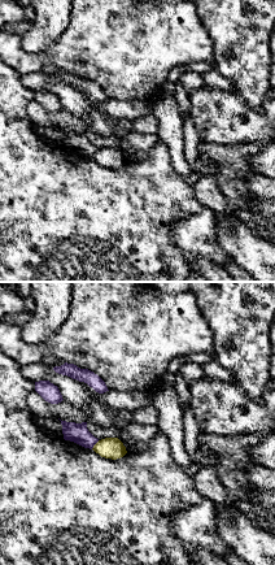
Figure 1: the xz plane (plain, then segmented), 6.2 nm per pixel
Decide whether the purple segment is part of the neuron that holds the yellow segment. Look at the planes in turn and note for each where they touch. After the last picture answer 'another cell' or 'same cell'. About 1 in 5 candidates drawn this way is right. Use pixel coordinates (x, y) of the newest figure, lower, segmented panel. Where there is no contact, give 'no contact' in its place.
meets yellow at (95, 444)

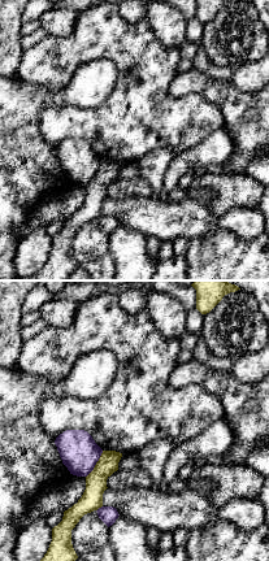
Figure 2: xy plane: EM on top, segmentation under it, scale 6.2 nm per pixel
meets yellow at (96, 464)

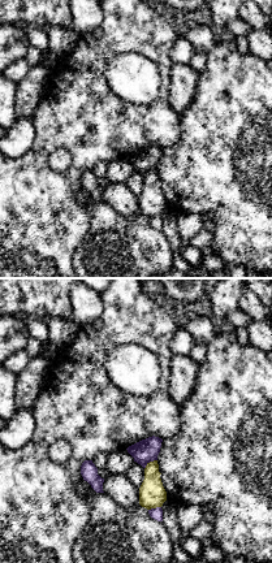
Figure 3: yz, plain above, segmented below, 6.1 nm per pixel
meets yellow at (150, 462)

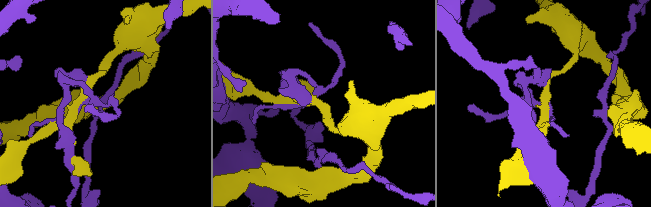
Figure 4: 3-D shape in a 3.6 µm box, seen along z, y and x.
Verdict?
another cell

